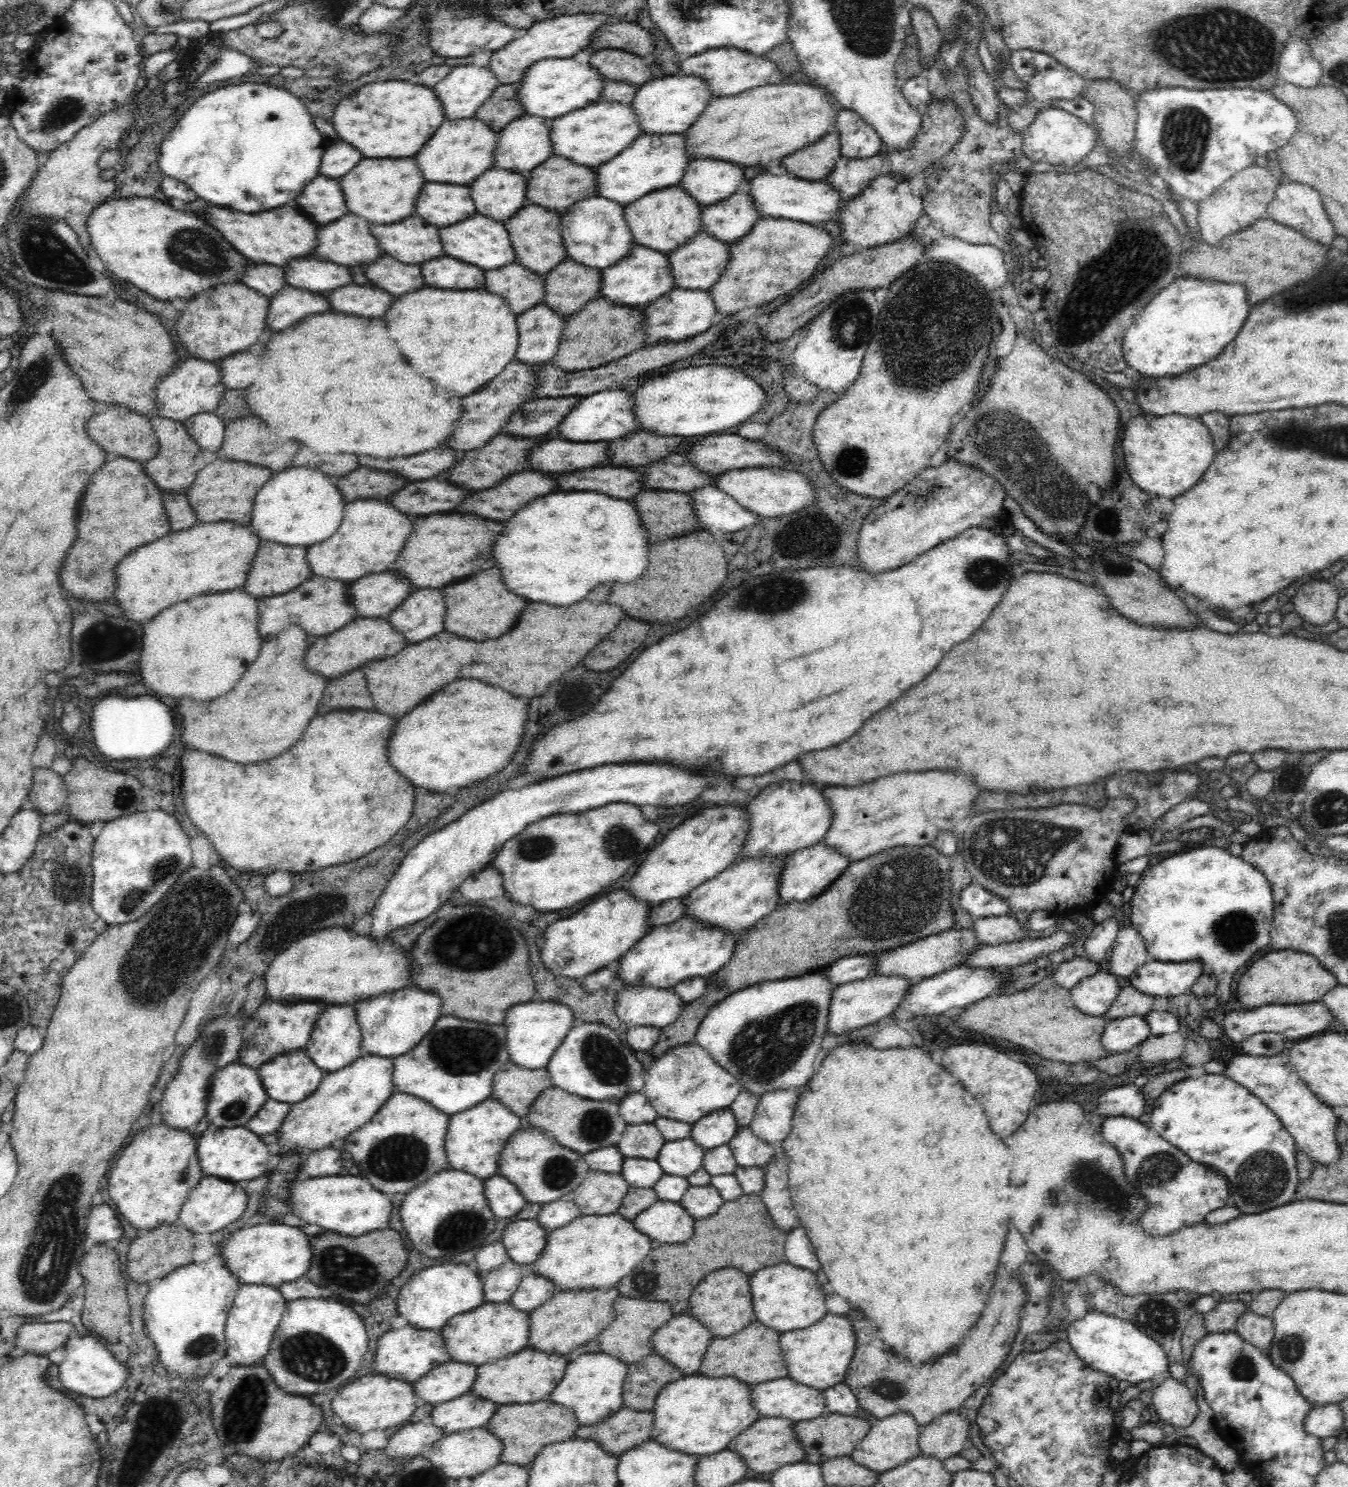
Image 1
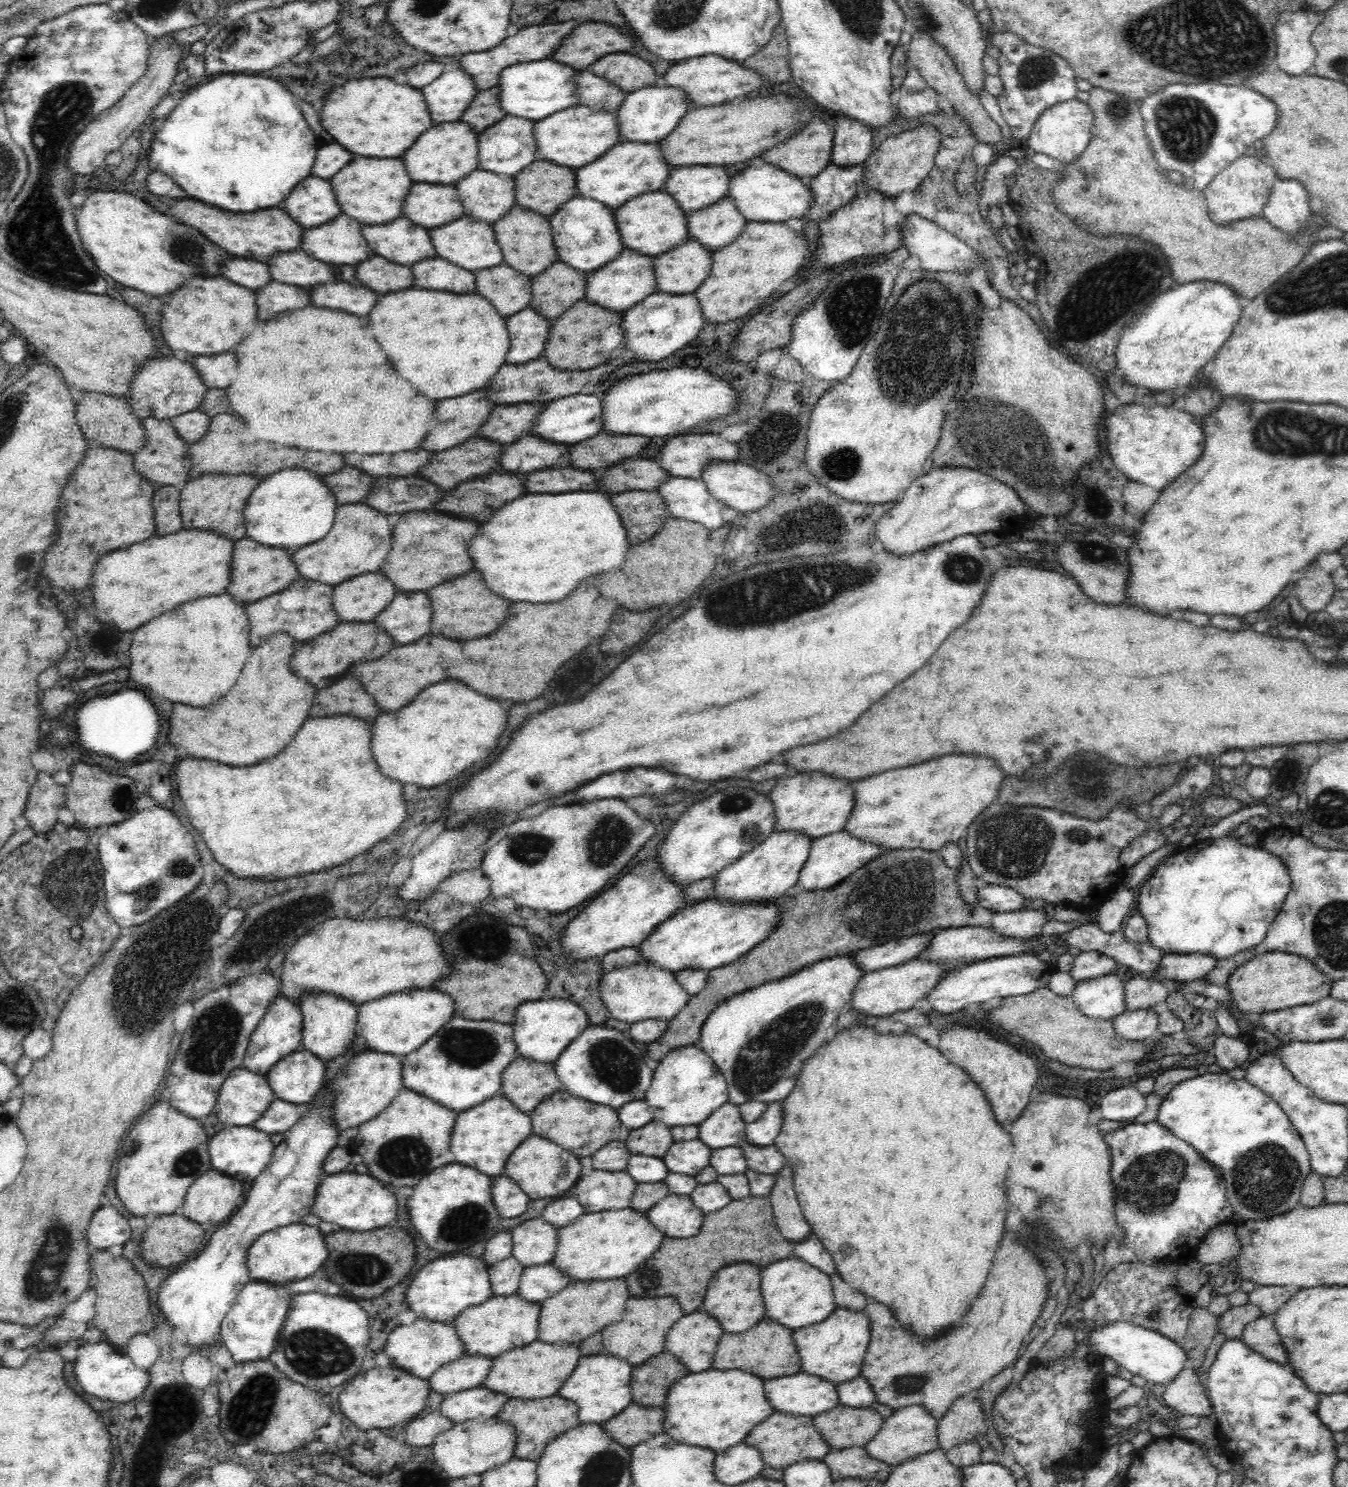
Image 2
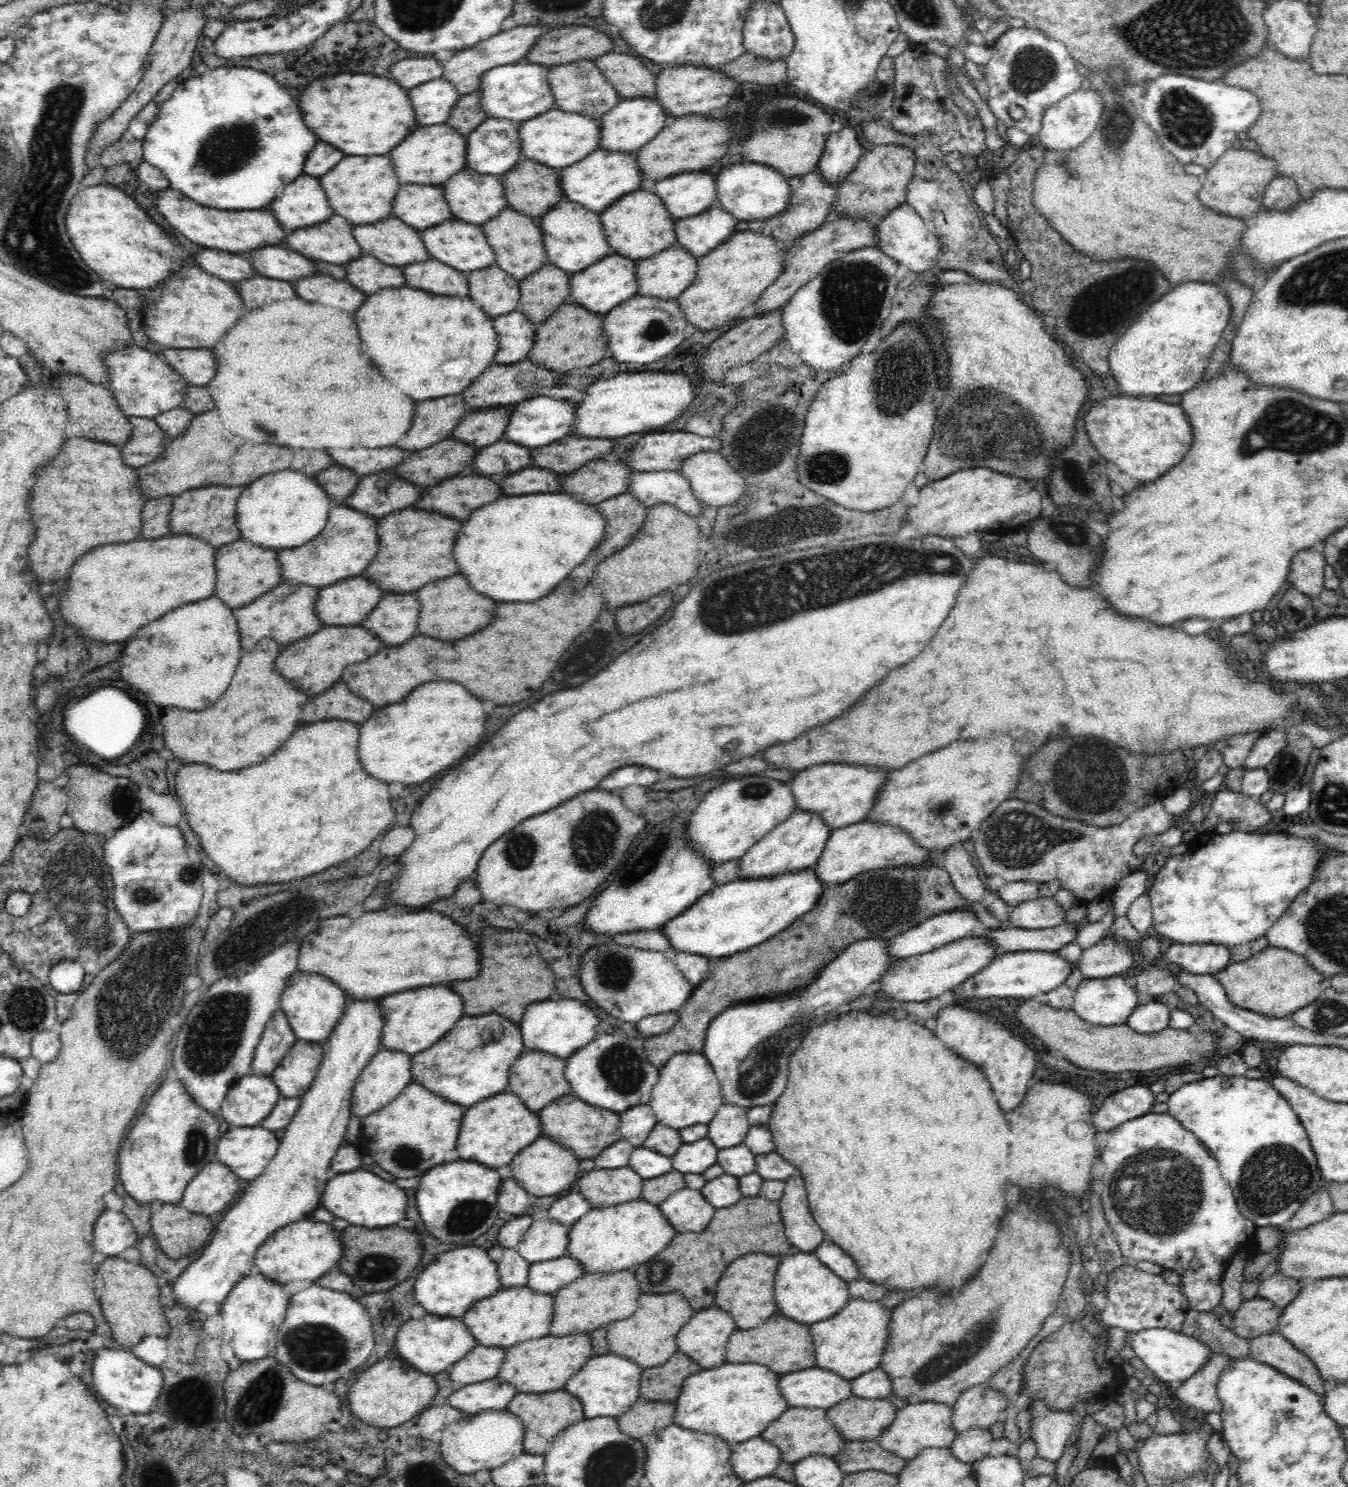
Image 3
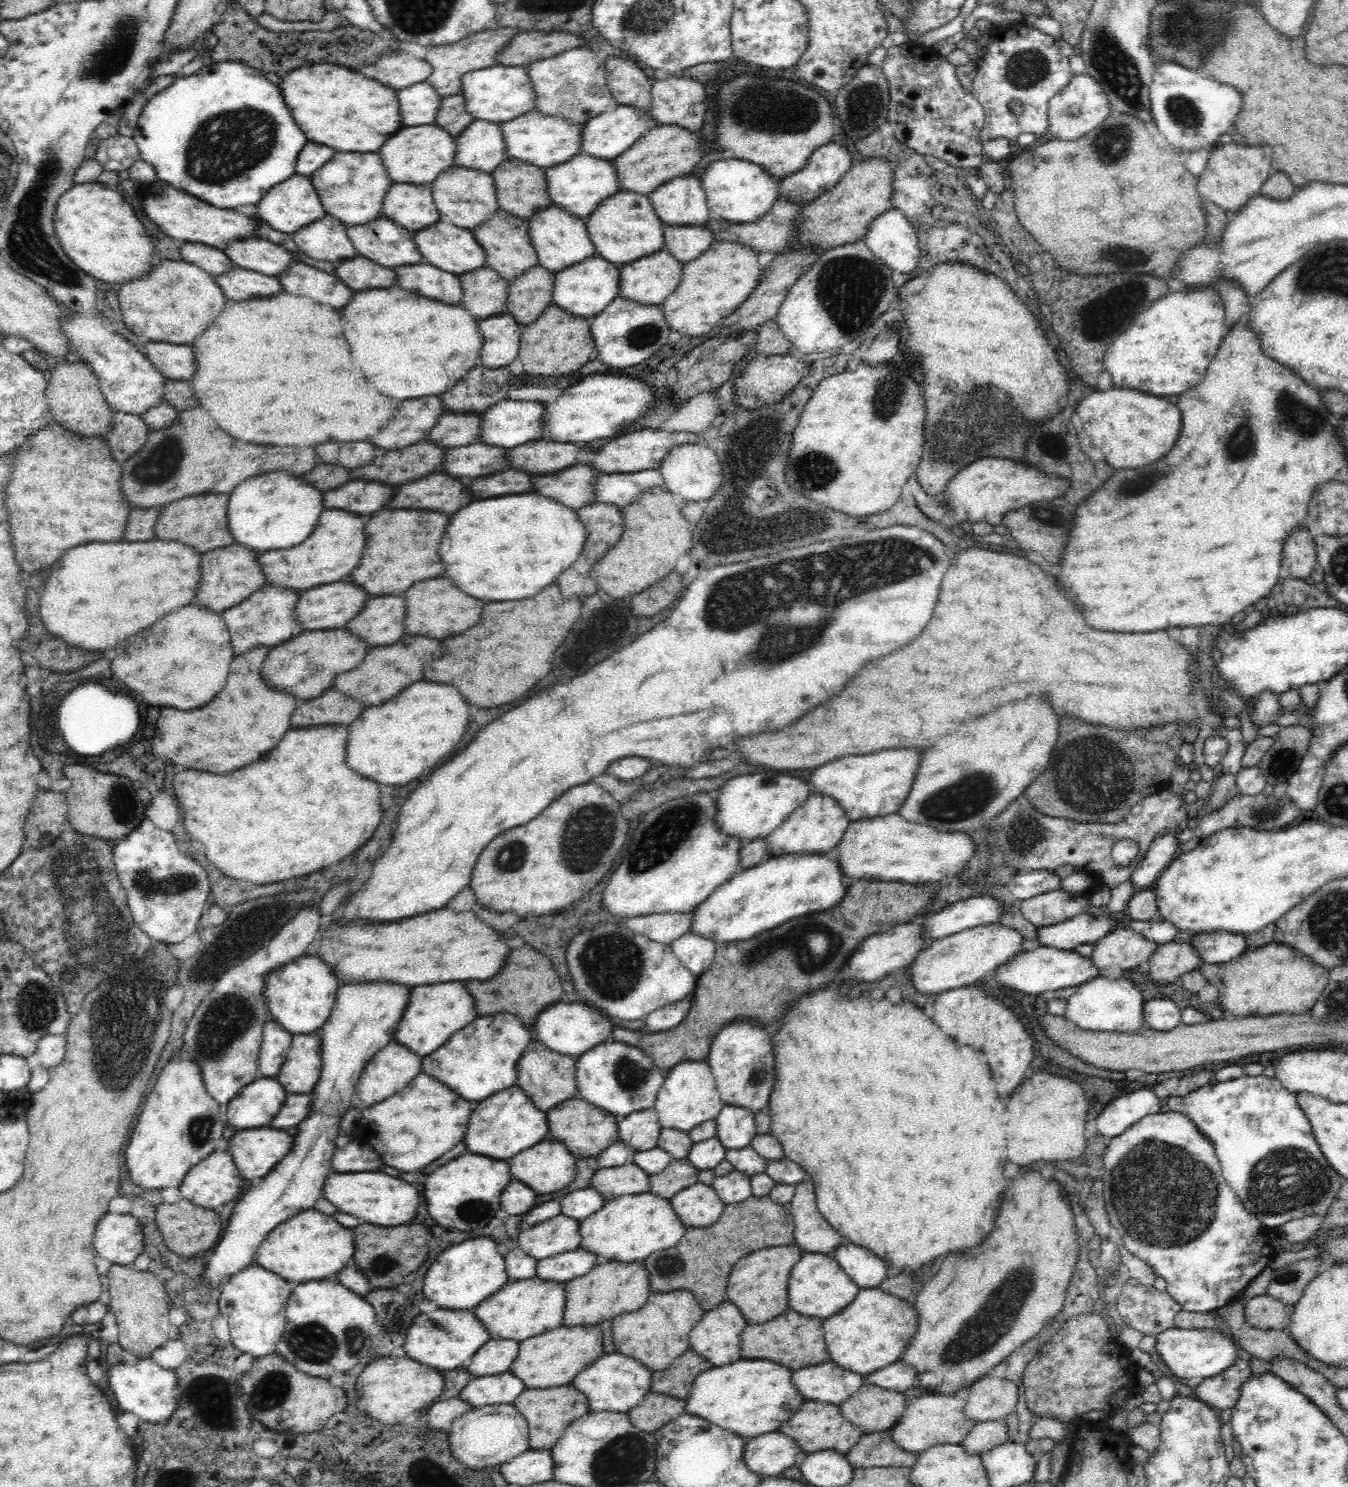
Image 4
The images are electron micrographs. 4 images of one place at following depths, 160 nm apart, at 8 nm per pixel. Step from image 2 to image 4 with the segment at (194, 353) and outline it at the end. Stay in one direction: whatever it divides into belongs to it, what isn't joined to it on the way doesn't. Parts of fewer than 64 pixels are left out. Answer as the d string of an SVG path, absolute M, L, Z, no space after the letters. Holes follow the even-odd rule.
M188 262L158 264L148 276L120 286L118 302L128 330L145 341L190 345L220 316L226 298L210 274Z

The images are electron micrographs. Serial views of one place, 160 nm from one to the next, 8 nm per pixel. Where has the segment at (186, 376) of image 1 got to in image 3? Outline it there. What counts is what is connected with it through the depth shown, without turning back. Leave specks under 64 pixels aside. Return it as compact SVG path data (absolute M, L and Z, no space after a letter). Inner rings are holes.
M136 345L108 353L104 357L109 382L116 402L127 417L155 419L160 413L180 408L184 400L187 382L159 354L138 348Z

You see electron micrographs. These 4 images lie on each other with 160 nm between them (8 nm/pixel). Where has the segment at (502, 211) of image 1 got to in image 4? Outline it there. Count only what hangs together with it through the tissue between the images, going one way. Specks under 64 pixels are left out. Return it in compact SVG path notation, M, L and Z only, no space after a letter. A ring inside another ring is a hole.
M457 165L450 166L432 183L434 202L444 218L460 228L474 228L488 220L498 210L496 189L491 174L481 171L464 169Z

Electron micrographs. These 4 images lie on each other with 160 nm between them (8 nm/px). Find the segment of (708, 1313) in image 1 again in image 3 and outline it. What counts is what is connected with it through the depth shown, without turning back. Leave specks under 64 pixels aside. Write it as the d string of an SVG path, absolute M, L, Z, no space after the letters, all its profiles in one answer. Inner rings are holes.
M748 1254L734 1260L718 1280L718 1292L714 1296L713 1306L728 1313L736 1322L736 1328L750 1330L766 1322L770 1316L777 1313L774 1299L774 1274L782 1256L766 1256L766 1254Z

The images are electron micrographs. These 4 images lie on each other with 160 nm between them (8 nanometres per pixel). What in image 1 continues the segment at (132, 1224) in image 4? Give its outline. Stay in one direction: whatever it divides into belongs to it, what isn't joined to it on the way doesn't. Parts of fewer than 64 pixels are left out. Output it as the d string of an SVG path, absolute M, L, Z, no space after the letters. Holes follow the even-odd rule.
M106 1203L96 1205L88 1214L86 1236L83 1242L84 1252L88 1252L94 1245L118 1240L122 1236L122 1225L118 1221L118 1212Z

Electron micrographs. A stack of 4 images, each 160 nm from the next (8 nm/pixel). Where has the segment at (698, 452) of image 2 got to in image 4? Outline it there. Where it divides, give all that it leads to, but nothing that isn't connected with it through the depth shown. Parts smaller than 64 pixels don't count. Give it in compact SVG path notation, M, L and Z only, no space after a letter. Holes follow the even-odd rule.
M639 430L631 433L625 433L618 436L611 442L602 446L595 452L594 460L591 466L600 474L616 474L616 473L634 473L642 470L658 469L662 466L664 457L674 448L688 443L698 442L700 436L687 432L666 432L665 430Z

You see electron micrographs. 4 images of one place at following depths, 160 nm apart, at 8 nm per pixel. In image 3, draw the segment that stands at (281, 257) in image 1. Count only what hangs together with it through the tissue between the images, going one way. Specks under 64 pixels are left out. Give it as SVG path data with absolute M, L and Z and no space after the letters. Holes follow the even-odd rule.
M172 188L157 192L157 208L160 214L176 228L180 230L190 242L206 246L206 248L218 248L226 252L252 252L260 246L274 246L274 240L282 240L284 232L276 226L274 214L268 210L218 210L210 207L194 204L190 198L184 198L178 190Z

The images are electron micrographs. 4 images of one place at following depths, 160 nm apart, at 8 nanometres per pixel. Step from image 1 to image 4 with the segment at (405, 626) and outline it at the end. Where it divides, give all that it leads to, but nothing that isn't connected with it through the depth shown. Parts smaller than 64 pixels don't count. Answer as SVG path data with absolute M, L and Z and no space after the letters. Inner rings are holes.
M402 596L372 598L364 610L348 622L348 630L370 646L392 646L404 634L404 608Z

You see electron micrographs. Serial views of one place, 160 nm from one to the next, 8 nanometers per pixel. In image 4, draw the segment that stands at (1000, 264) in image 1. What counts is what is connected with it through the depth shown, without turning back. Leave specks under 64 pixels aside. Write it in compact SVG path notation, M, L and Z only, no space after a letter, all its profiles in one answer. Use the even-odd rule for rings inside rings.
M885 210L870 223L865 235L867 247L888 268L912 272L918 266L918 235L901 210Z

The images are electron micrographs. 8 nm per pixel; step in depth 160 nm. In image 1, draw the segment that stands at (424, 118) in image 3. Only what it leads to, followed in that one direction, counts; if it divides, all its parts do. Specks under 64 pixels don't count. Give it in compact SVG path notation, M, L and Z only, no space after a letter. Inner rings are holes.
M476 61L470 66L452 68L433 89L444 107L445 118L458 120L473 118L500 85L489 66Z

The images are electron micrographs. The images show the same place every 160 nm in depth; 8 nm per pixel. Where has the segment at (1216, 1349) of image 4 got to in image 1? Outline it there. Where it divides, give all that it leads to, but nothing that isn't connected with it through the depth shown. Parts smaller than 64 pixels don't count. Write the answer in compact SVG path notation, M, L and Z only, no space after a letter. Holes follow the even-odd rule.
M1090 1307L1082 1318L1068 1321L1065 1331L1066 1341L1080 1361L1084 1361L1086 1366L1092 1367L1092 1370L1110 1375L1118 1381L1126 1380L1131 1385L1136 1385L1168 1370L1166 1353L1161 1346L1131 1322L1117 1316L1102 1314Z

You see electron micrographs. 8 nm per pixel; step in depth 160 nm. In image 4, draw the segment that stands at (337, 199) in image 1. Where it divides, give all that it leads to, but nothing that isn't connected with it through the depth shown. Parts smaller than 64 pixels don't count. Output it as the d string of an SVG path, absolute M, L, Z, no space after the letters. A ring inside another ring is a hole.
M300 174L292 175L287 181L281 182L278 186L273 186L264 198L257 204L258 218L264 220L270 228L278 232L292 234L320 218L326 216L324 206L320 204L318 192L314 190L310 178L304 178Z

